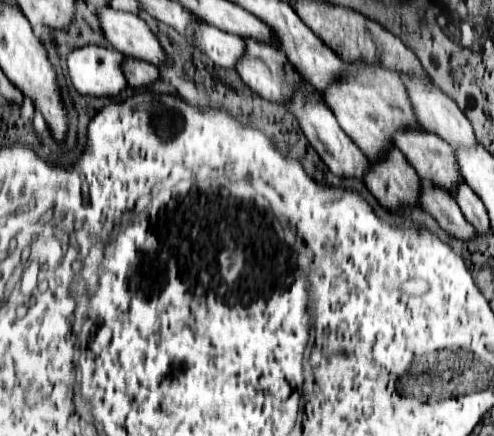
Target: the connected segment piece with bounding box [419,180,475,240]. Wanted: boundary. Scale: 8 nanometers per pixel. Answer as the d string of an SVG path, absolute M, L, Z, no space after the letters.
M423 180L419 200L421 200L421 208L427 210L439 222L439 226L447 230L451 236L463 240L475 236L475 228L465 220L453 194L449 194L445 188Z

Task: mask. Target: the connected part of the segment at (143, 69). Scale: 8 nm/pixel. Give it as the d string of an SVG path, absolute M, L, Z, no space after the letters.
M127 56L123 60L123 74L127 78L127 84L131 84L133 88L139 88L139 86L149 86L151 82L157 80L159 76L159 70L157 66L145 62L145 60L139 60L139 58L133 58L133 56Z

